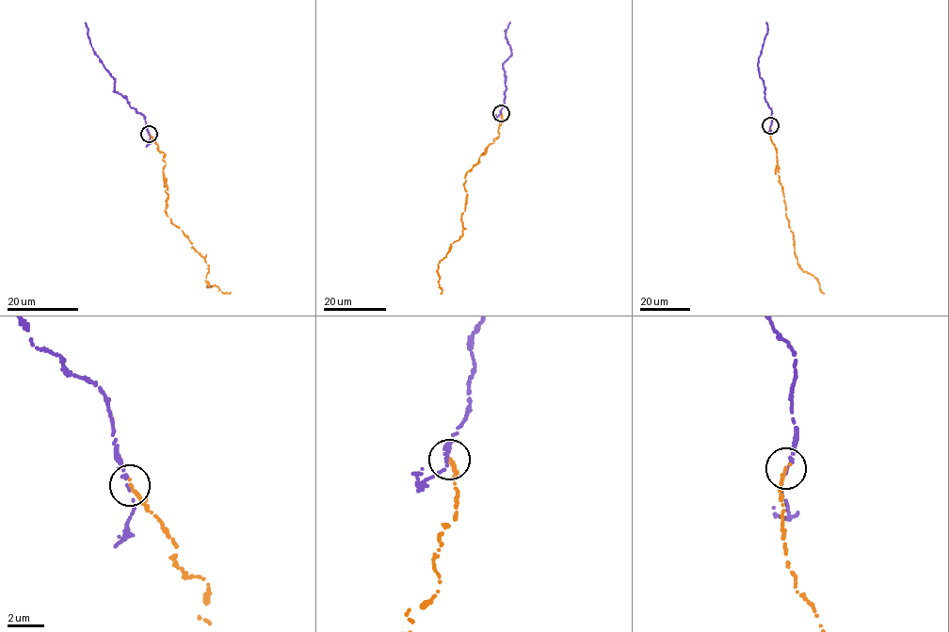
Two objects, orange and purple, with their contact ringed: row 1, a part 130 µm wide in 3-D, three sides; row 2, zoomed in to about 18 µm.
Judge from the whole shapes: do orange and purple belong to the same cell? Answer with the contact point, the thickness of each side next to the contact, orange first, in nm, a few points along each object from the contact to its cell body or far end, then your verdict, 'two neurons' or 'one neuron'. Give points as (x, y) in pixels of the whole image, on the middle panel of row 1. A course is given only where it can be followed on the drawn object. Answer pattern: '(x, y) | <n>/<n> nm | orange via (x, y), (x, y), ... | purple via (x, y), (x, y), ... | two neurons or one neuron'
(501, 113) | 220/140 nm | orange via (501, 113), (498, 137), (466, 173), (462, 234), (450, 244), (438, 264), (441, 293) | purple via (500, 113), (506, 89), (503, 64), (512, 55), (505, 31), (509, 22) | one neuron

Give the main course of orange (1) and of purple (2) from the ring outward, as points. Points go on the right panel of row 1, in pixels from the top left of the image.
1: (770, 125), (770, 139), (776, 151), (780, 183), (797, 263), (803, 271), (817, 279), (823, 294)
2: (771, 125), (772, 111), (765, 101), (757, 65), (767, 33), (766, 23)

